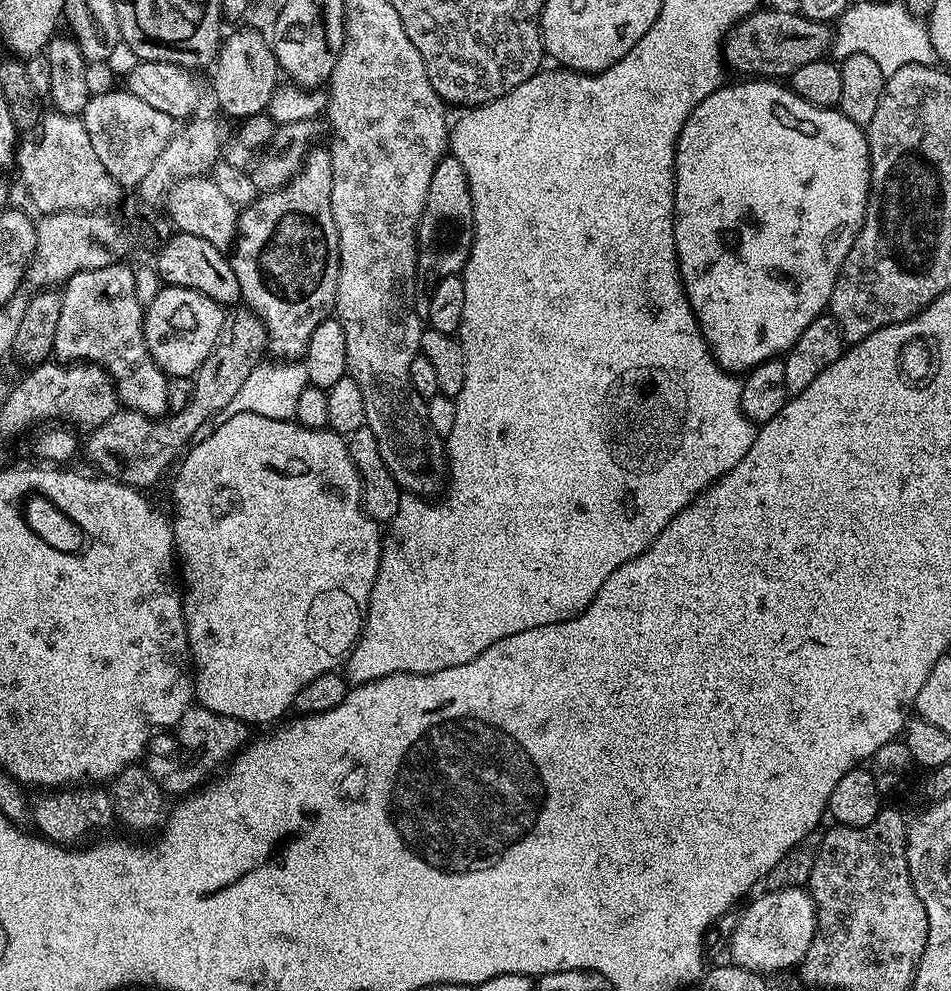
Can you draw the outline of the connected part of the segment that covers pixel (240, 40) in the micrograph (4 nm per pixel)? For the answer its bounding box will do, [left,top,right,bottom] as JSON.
[212,28,282,118]

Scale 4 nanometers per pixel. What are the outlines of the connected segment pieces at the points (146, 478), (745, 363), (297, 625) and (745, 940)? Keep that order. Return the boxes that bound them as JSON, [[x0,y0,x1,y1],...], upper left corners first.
[[87,306,268,490],[674,78,872,374],[171,412,382,726],[728,888,816,974]]

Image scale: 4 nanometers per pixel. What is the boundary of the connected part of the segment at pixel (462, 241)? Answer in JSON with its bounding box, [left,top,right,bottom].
[418,155,472,278]

